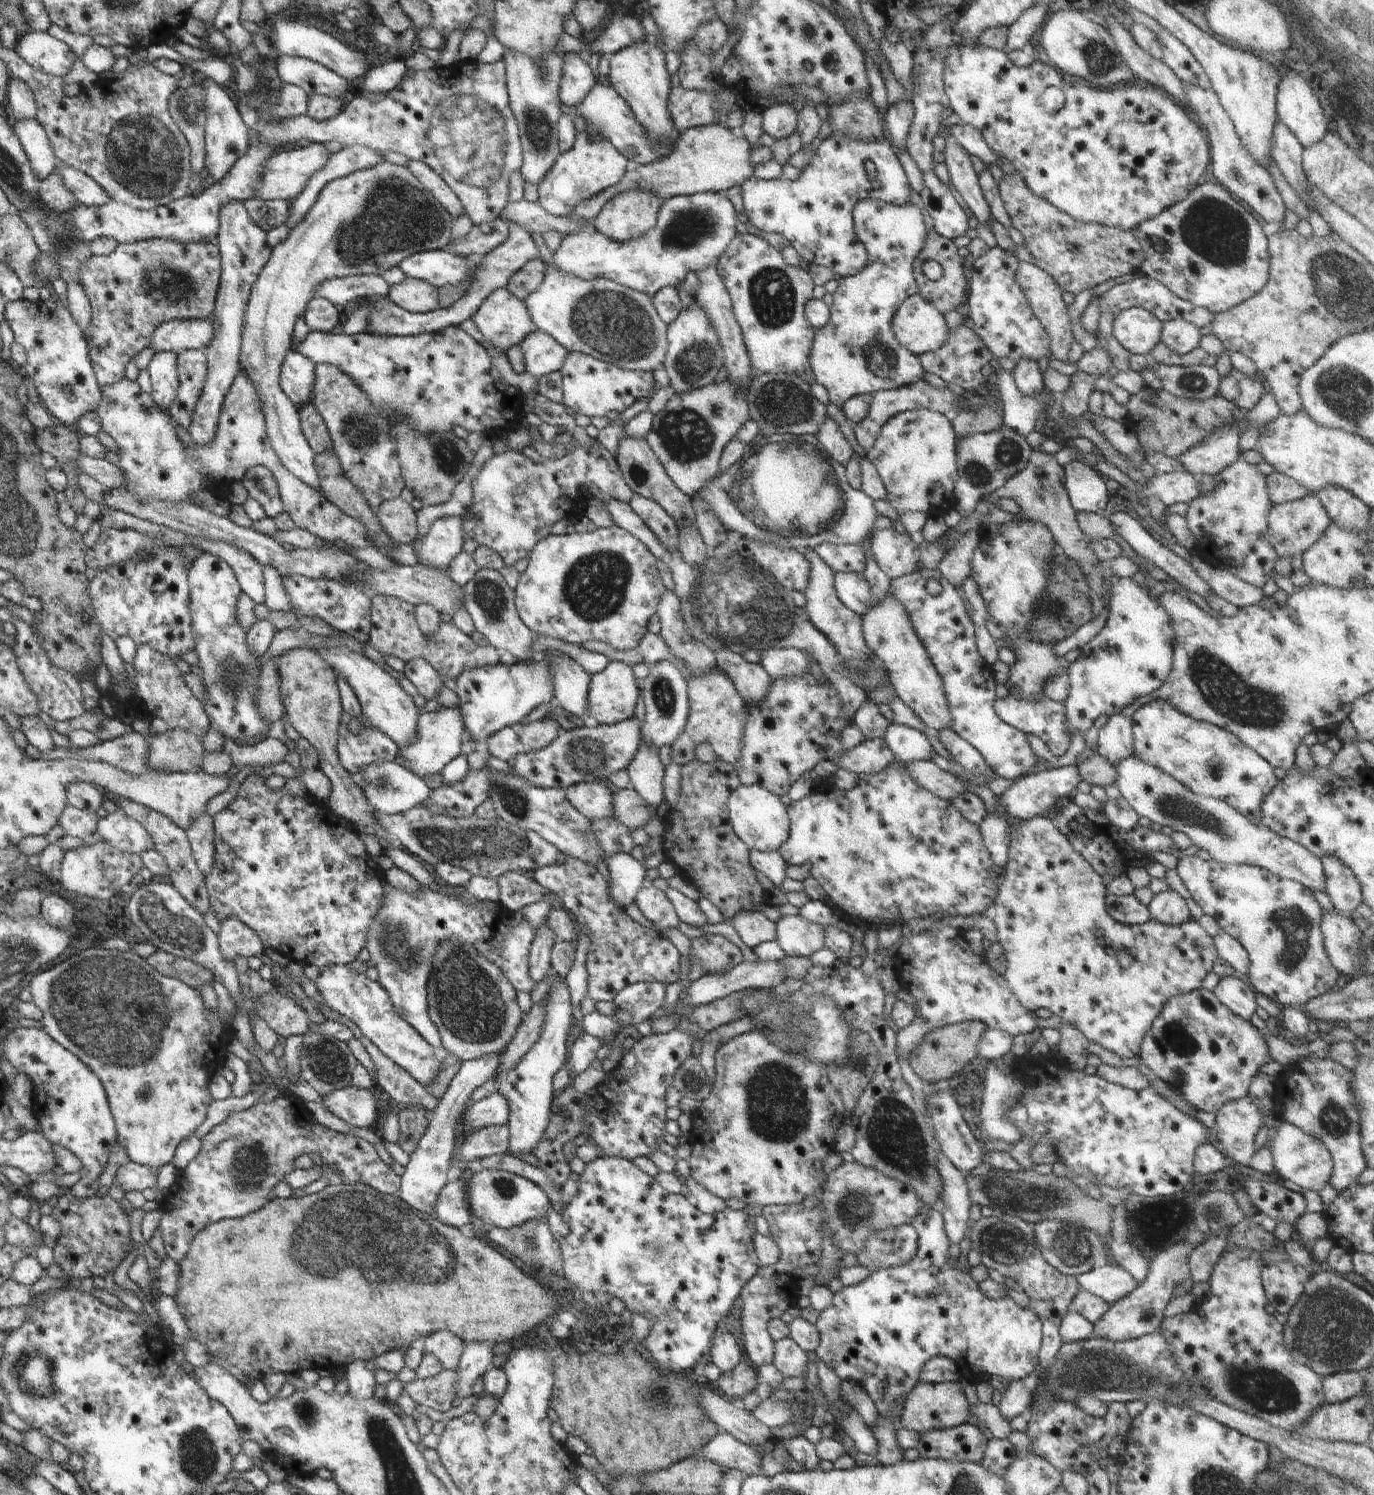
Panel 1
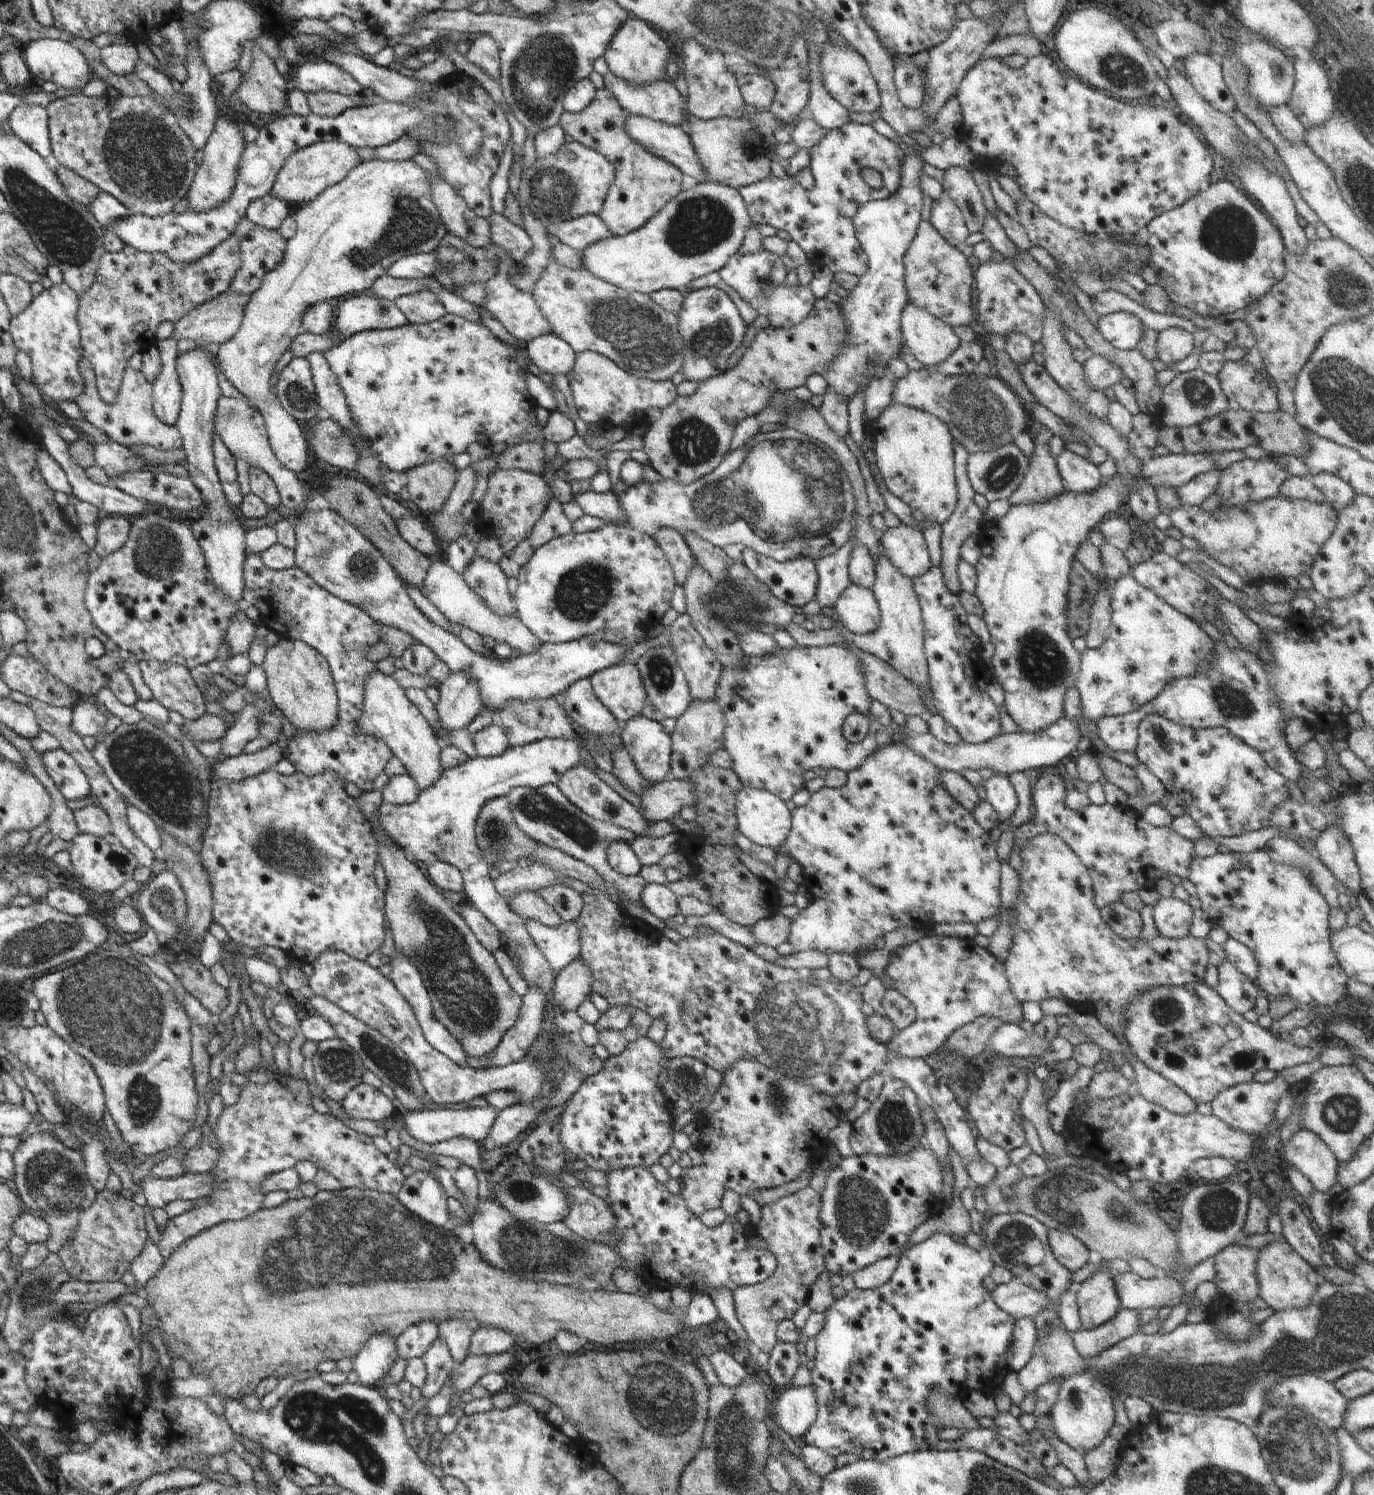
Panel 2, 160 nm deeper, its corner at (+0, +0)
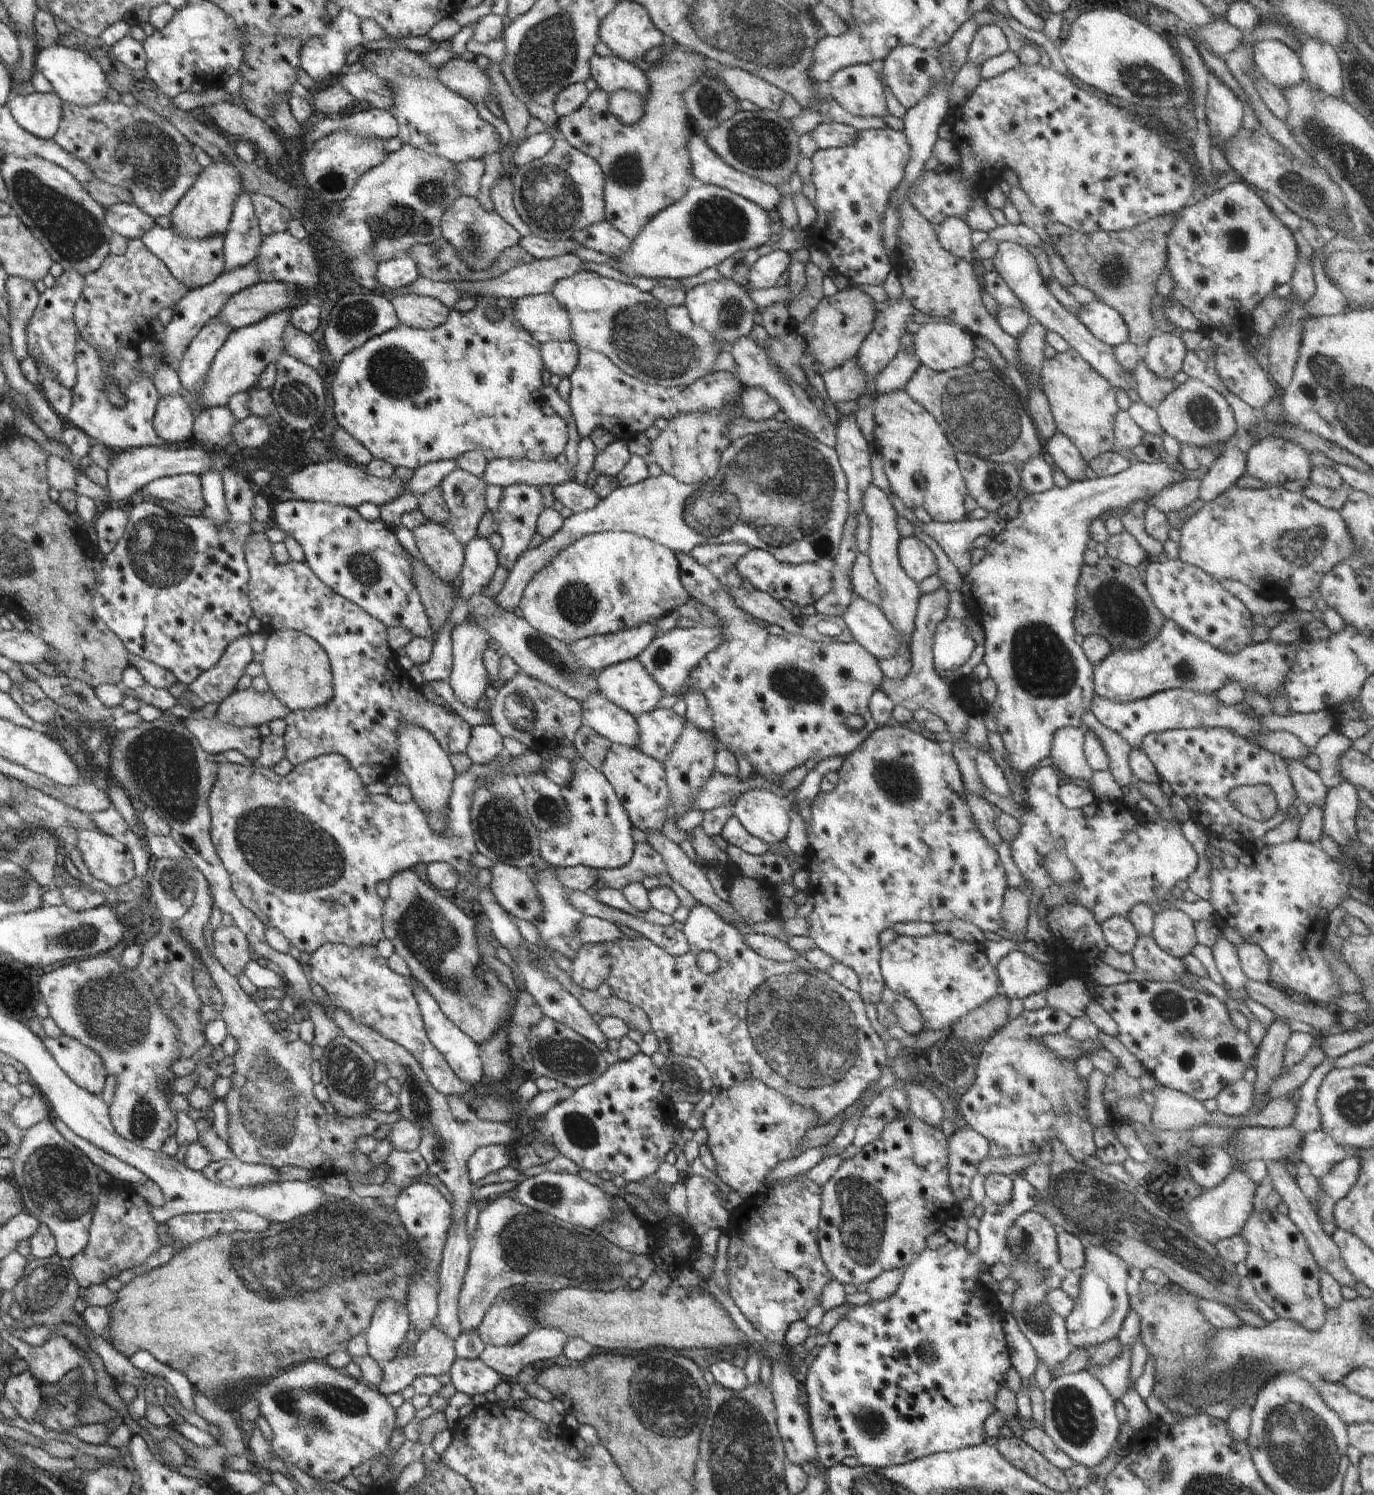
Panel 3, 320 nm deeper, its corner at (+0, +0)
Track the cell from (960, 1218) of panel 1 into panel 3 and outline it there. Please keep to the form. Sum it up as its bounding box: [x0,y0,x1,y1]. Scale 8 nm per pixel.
[904,1083,945,1128]

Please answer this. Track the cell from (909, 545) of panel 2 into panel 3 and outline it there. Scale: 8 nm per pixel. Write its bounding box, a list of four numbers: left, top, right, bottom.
[898,535,938,583]

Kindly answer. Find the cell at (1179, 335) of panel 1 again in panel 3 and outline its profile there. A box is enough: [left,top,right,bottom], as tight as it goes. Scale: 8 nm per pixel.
[1142,333,1188,379]

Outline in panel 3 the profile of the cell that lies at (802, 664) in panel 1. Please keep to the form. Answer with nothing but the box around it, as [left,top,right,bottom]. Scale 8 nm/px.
[637,626,724,698]

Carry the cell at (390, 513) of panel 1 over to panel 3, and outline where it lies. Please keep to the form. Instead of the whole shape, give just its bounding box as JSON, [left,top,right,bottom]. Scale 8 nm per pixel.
[412,520,465,585]

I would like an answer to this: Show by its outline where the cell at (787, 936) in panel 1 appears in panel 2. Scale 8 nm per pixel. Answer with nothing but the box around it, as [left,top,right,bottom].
[780,737,1002,961]

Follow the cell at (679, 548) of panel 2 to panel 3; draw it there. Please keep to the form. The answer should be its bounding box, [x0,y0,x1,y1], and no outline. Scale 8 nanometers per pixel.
[674,550,884,782]

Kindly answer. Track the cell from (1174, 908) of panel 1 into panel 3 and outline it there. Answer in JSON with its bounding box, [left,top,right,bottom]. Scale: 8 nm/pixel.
[1151,908,1197,960]

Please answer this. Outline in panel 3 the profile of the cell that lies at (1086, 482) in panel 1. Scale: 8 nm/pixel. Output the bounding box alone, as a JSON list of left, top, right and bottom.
[1043,431,1086,483]

